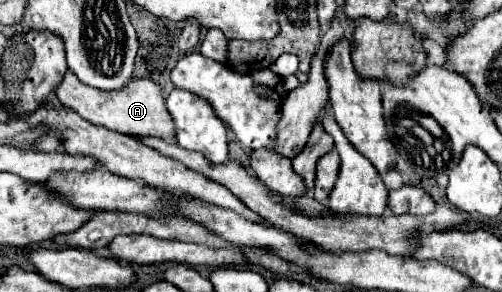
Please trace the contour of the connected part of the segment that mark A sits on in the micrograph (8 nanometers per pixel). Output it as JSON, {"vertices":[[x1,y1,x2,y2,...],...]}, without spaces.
{"vertices":[[70,69,66,71,60,87,54,87,54,95,60,99,60,103,72,111,76,111,80,117,94,125,102,125,106,129,114,129,128,135,140,135,140,137,160,137,160,139,174,139,174,119,170,117,170,111,166,109,166,101,162,97,160,87,152,79,134,79,120,91,102,91,90,85,84,85]]}

